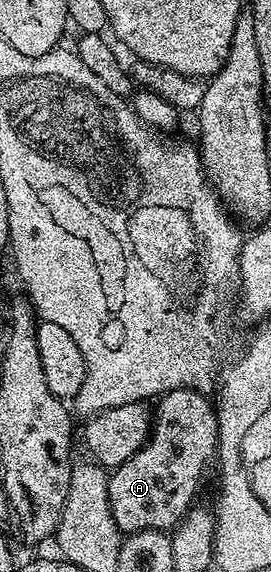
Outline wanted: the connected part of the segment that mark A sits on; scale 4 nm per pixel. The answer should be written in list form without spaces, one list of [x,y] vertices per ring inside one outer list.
[[[193,387],[175,388],[163,393],[159,397],[160,405],[154,408],[152,434],[148,441],[141,446],[138,454],[119,464],[109,475],[110,510],[121,533],[175,529],[181,518],[188,513],[188,509],[193,507],[195,500],[192,499],[204,480],[204,471],[207,470],[208,463],[217,459],[220,443],[216,409],[213,401],[208,401],[204,394]]]

